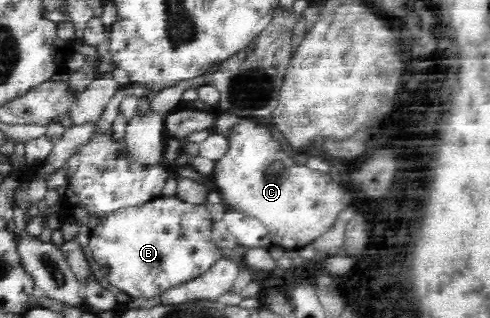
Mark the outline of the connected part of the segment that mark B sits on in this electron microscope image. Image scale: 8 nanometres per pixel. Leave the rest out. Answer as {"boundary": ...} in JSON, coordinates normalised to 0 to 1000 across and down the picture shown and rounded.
{"boundary":[[[327,616],[304,638],[255,654],[216,676],[186,723],[182,780],[192,827],[214,855],[224,887],[271,940],[302,940],[327,928],[339,906],[380,890],[420,852],[443,814],[461,805],[445,783],[431,742],[437,698],[427,676],[420,642],[388,642],[363,619]]]}

